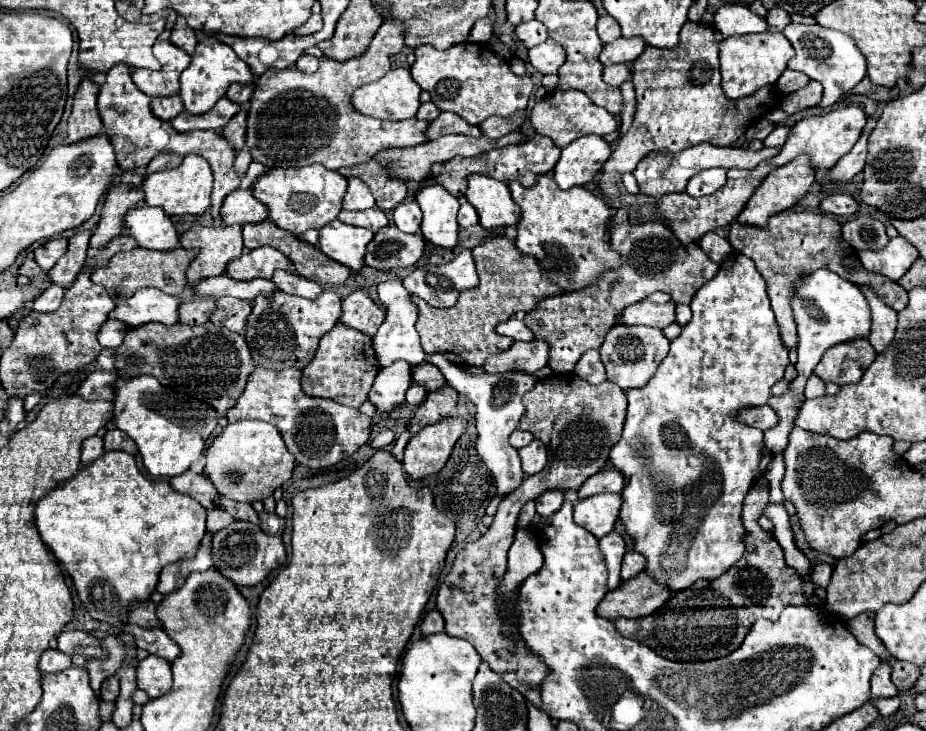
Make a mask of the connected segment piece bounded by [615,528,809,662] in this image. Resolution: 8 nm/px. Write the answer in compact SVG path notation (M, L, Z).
M761 528L749 530L745 542L747 542L745 556L737 564L733 564L723 576L719 576L717 580L697 580L691 588L673 594L653 616L645 616L637 620L625 620L625 618L617 620L615 626L619 634L625 638L633 638L641 644L647 644L651 650L655 650L659 656L667 660L677 660L677 662L715 660L737 650L757 618L777 620L783 608L803 606L809 602L803 596L803 582L795 578L793 568L785 564L783 550L779 542L773 538L773 534L767 534Z

